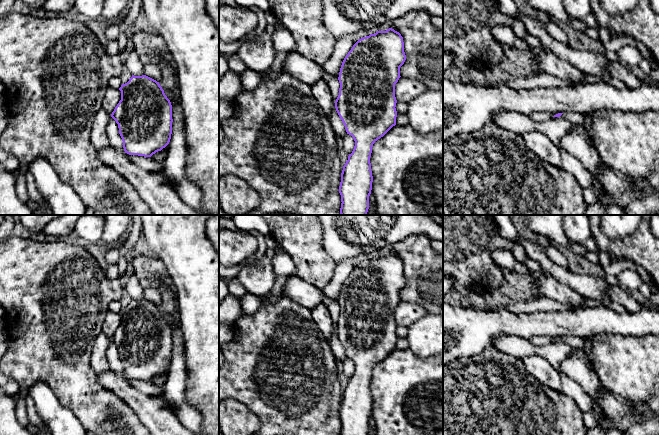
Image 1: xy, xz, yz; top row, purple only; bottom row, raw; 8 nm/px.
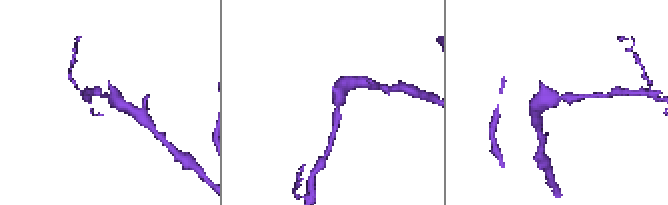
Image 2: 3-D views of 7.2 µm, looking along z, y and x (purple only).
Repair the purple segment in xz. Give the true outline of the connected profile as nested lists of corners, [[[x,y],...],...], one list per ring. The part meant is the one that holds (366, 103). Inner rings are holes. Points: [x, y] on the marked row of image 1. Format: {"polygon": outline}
{"polygon": [[[389,28],[359,39],[342,62],[335,108],[355,146],[341,173],[341,215],[367,215],[373,182],[370,163],[372,147],[396,125],[395,84],[401,77],[400,67],[405,60],[403,37]]]}

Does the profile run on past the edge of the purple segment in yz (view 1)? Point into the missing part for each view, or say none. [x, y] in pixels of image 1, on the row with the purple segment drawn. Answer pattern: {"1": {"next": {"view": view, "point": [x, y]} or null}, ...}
{"1": {"next": null}}

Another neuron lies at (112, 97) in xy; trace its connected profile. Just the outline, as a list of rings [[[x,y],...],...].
[[[108,87],[108,89],[105,92],[105,97],[103,99],[103,109],[109,115],[111,115],[120,100],[121,91],[119,89]]]

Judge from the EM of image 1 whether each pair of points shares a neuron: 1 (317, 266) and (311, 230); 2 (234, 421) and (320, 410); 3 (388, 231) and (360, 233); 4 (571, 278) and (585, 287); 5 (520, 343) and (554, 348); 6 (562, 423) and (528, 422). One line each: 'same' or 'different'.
1: same
2: different
3: same
4: same
5: same
6: same

